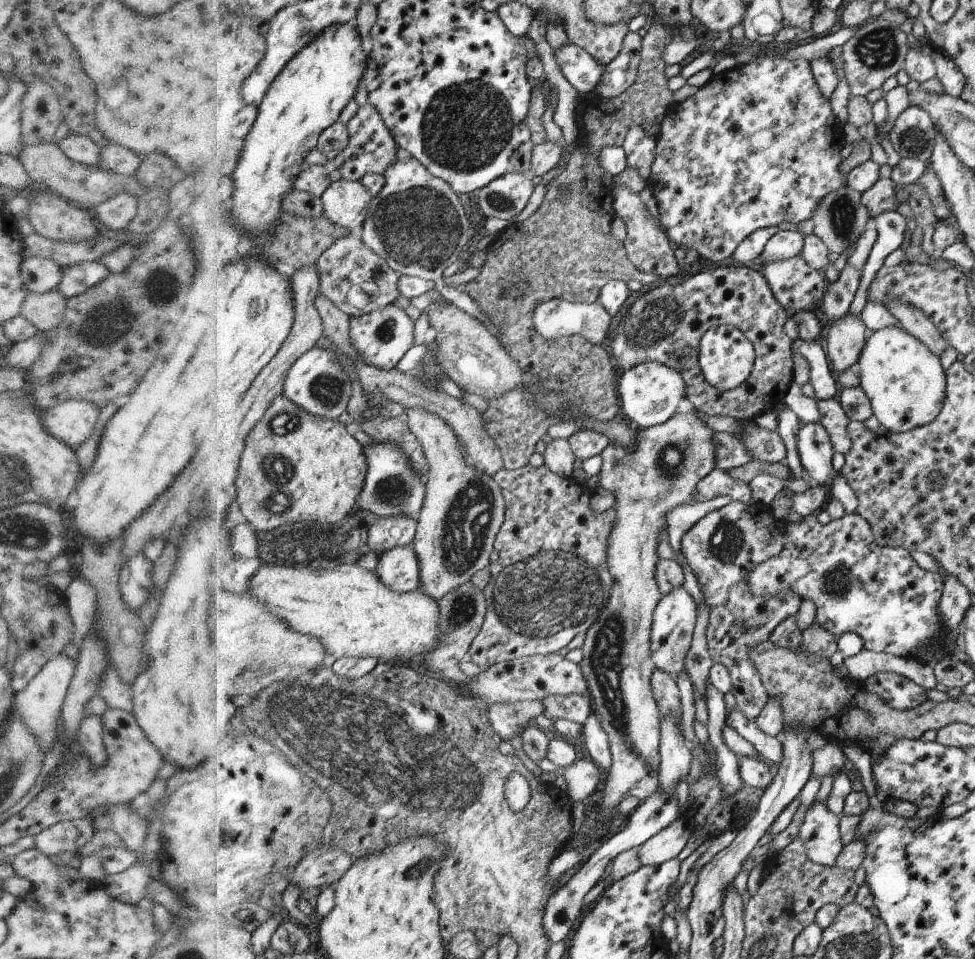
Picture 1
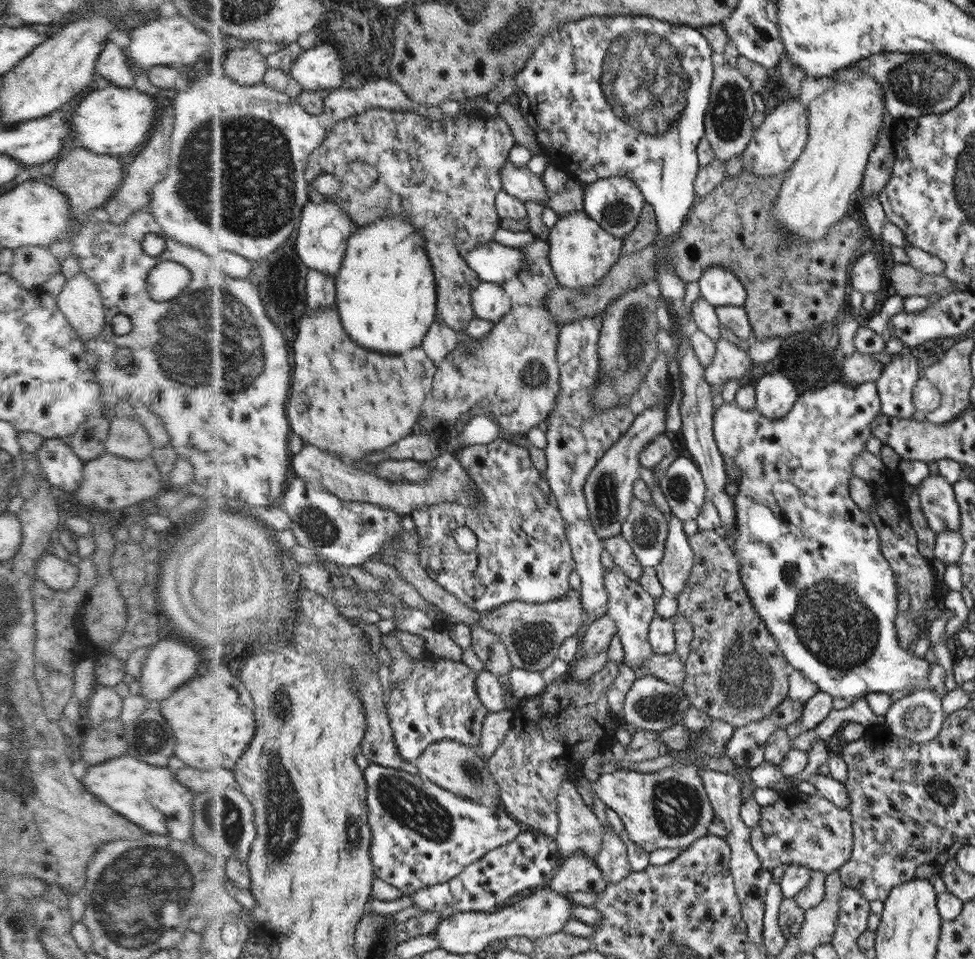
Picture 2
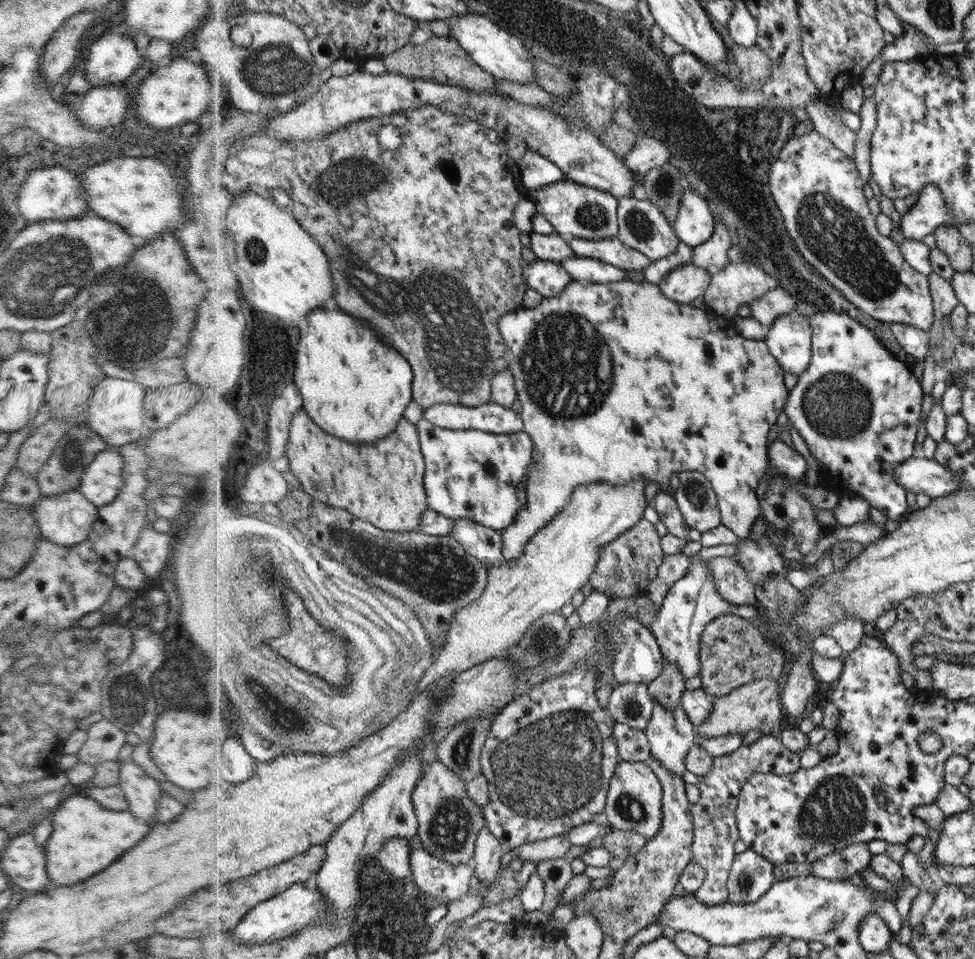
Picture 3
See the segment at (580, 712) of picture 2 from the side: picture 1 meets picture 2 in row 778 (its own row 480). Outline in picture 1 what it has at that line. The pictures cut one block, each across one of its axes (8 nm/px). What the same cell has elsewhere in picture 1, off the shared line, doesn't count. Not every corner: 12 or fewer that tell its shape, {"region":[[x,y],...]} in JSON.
{"region":[[502,467],[485,671],[558,653],[611,598],[615,506]]}

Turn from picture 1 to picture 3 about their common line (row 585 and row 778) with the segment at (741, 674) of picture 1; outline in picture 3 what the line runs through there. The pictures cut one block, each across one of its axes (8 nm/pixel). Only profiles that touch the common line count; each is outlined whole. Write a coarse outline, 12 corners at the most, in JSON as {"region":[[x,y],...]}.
{"region":[[776,734],[713,757],[691,804],[693,895],[728,901],[742,785],[754,773],[790,774],[799,753]]}

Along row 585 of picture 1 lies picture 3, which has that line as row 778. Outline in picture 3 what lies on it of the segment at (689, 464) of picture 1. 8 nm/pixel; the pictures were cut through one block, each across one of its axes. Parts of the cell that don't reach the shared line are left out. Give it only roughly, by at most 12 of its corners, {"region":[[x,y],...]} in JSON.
{"region":[[622,761],[604,813],[648,841],[663,826],[662,782],[647,762]]}

